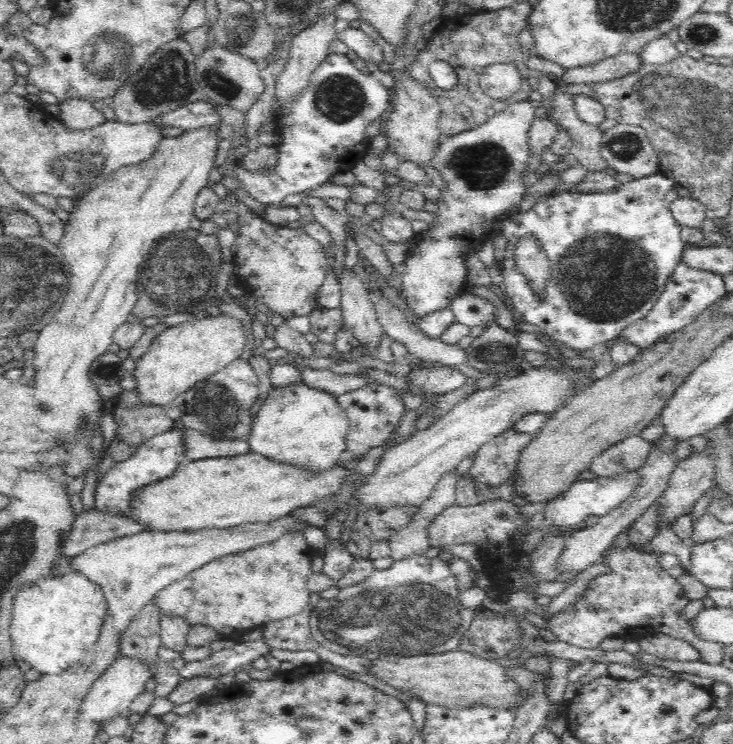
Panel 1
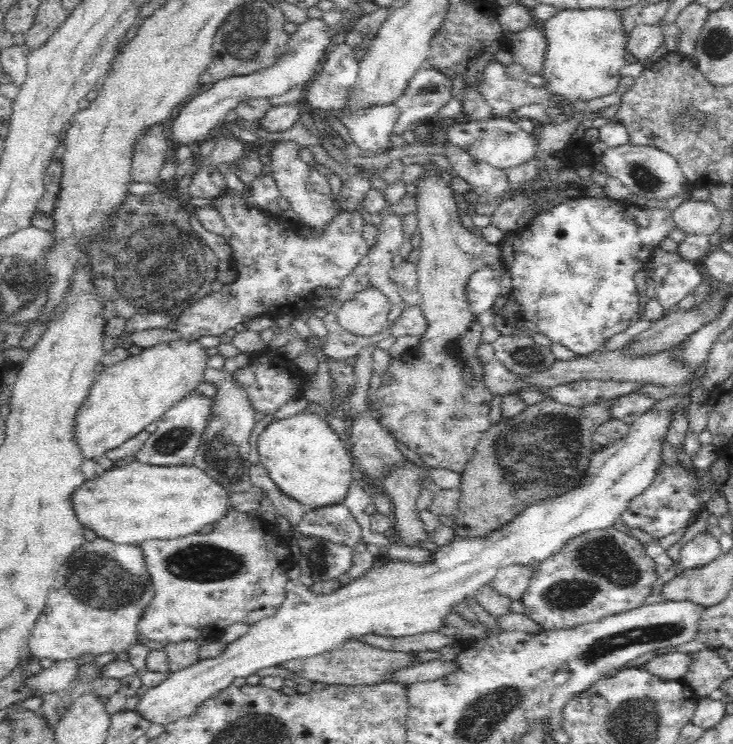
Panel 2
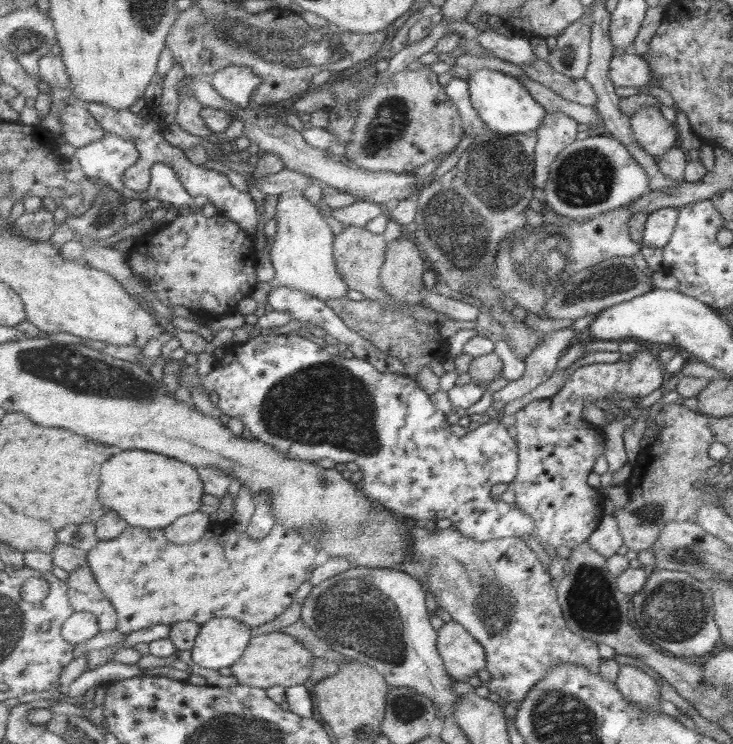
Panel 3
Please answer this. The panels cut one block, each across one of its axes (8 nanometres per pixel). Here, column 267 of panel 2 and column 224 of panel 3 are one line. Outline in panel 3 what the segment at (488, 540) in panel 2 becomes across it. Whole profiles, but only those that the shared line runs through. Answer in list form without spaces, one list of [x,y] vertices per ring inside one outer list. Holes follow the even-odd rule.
[[[215,618],[201,626],[191,658],[198,666],[221,670],[237,663],[250,646],[253,629],[243,621]]]

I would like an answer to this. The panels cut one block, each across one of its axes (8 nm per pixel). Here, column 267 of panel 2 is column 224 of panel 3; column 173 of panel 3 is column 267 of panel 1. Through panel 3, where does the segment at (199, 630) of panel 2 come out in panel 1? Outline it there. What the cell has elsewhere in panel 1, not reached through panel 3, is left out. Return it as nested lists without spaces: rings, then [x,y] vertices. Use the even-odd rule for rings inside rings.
[[[304,528],[291,529],[290,532],[282,532],[282,536],[255,545],[240,552],[232,552],[226,556],[220,556],[209,564],[195,569],[182,578],[178,583],[170,584],[163,588],[154,597],[162,614],[177,614],[183,616],[190,624],[206,624],[215,628],[219,634],[232,634],[234,630],[250,630],[254,626],[263,626],[267,622],[290,618],[300,614],[308,606],[311,597],[307,580],[312,576],[312,562],[310,561],[318,553],[311,548],[304,539]]]

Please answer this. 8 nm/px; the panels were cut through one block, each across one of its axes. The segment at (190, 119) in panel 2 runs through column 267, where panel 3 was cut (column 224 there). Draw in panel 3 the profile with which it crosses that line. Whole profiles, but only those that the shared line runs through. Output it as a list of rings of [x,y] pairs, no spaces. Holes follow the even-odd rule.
[[[229,66],[218,70],[211,83],[221,96],[247,108],[253,105],[262,79],[247,67]]]

